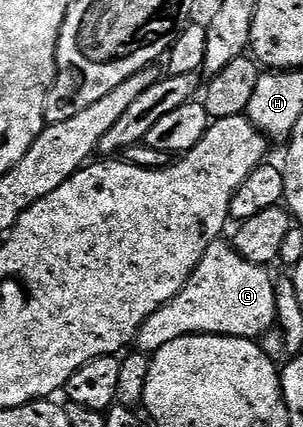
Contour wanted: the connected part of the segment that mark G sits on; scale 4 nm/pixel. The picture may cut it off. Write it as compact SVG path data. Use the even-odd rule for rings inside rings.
M224 241L212 242L182 292L143 322L135 341L141 351L161 350L170 340L187 334L225 334L256 340L276 326L274 278L265 267L243 258L231 241Z

